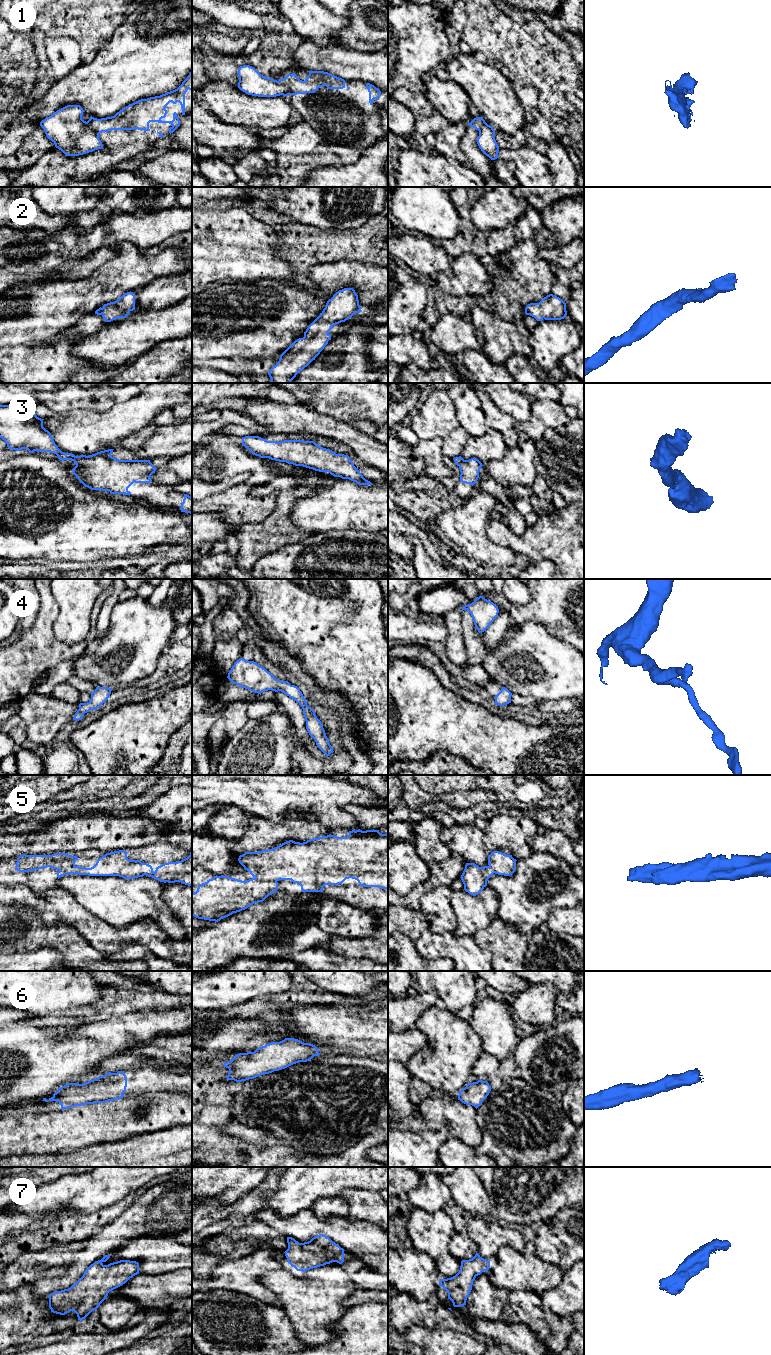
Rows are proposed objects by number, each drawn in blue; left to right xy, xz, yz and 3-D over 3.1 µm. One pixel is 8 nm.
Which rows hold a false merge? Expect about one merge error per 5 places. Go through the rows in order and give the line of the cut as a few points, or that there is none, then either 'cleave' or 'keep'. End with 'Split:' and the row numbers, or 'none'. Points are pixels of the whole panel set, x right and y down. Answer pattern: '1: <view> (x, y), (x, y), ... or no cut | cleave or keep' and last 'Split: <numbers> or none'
1: xz (277, 81), (288, 87), (289, 94) | cleave
2: no cut | keep
3: no cut | keep
4: no cut | keep
5: no cut | keep
6: no cut | keep
7: no cut | keep
Split: 1

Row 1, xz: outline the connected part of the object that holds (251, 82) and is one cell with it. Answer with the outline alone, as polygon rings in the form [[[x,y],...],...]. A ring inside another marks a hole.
[[[240,66],[238,88],[248,95],[258,97],[288,96],[289,87],[277,80],[261,75],[254,67]]]

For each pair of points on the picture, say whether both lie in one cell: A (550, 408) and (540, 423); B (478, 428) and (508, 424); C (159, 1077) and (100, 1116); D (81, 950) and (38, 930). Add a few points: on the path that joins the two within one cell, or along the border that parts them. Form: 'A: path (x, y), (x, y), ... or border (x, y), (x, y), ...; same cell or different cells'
A: path (548, 412), (541, 419); same cell
B: border (481, 404), (487, 428); different cells
C: border (153, 1092), (124, 1097); different cells
D: path (70, 943), (60, 936), (49, 936); same cell

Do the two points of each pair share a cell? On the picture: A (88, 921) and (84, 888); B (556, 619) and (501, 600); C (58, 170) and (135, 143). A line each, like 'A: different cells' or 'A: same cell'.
A: different cells
B: same cell
C: same cell

